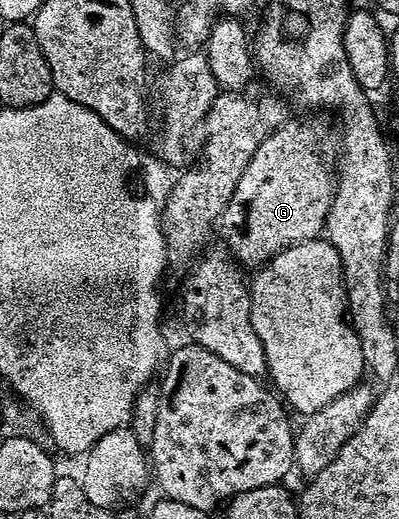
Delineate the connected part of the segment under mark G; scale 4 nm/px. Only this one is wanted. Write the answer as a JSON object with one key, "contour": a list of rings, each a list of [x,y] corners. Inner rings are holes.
{"contour":[[[312,112],[303,116],[306,117],[285,119],[258,146],[220,216],[218,230],[226,234],[225,245],[236,262],[243,267],[263,267],[282,249],[317,239],[323,233],[326,214],[339,188],[338,172],[332,160],[334,138],[327,113]]]}

